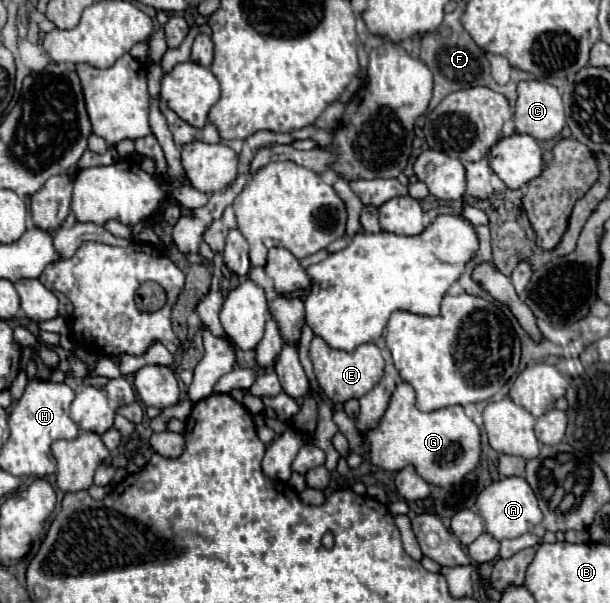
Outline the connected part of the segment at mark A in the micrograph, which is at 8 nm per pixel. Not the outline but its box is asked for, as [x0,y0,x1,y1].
[477,477,543,539]

